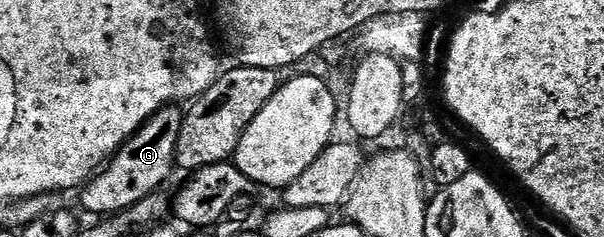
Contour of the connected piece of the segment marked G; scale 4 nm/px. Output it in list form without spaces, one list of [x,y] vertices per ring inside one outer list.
[[[165,105],[147,119],[109,158],[107,164],[80,190],[81,205],[97,215],[121,215],[139,199],[158,192],[161,185],[175,173],[177,144],[183,113],[177,105]]]

